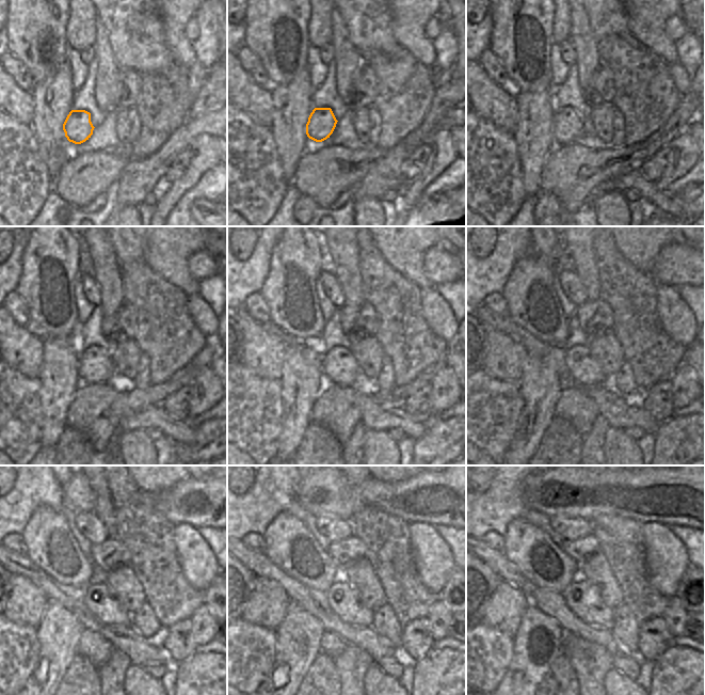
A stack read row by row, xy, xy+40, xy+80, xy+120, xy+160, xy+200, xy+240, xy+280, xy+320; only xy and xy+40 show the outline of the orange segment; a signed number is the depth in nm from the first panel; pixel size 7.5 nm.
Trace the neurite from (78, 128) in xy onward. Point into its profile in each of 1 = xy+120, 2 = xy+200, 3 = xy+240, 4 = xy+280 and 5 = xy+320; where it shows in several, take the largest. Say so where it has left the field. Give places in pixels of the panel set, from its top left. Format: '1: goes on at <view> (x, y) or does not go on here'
1: goes on at xy+120 (94, 365)
2: goes on at xy+200 (585, 370)
3: goes on at xy+240 (100, 599)
4: goes on at xy+280 (343, 600)
5: goes on at xy+320 (582, 597)

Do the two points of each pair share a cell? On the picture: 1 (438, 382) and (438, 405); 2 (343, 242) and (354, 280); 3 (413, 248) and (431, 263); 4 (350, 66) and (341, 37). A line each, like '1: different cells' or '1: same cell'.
1: same cell
2: same cell
3: different cells
4: same cell

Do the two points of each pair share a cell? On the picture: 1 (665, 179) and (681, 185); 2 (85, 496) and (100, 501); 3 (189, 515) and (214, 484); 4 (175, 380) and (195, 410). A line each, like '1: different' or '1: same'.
1: different
2: different
3: same
4: different

